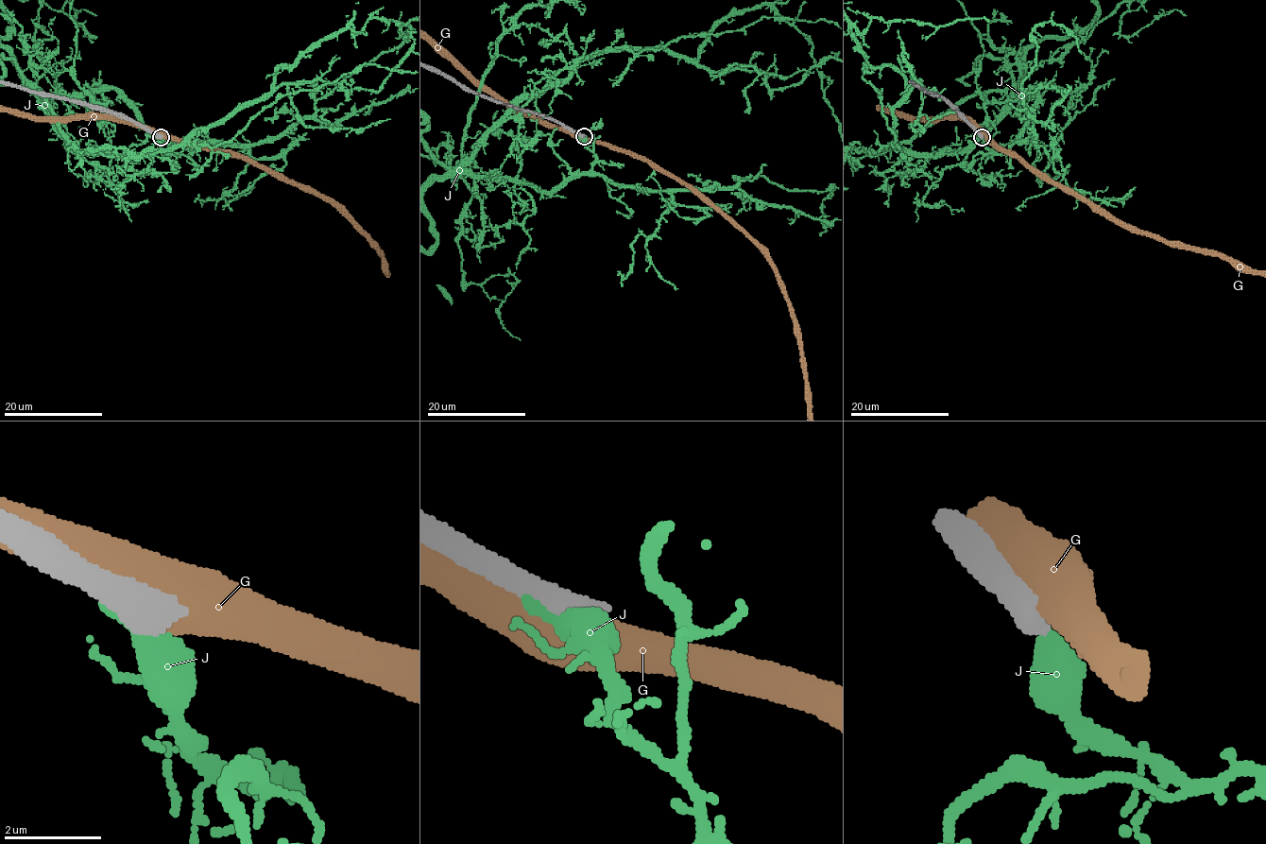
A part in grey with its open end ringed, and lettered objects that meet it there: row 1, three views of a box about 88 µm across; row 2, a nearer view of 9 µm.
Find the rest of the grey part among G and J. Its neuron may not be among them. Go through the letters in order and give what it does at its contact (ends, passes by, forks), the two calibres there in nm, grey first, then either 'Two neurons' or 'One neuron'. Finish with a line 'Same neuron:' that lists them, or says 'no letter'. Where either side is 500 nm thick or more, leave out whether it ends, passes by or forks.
G: Thickness 480 nm (grey) against 800 nm. Two neurons
J: Thickness 750 nm (grey) against 320 nm. Two neurons
Same neuron: no letter

